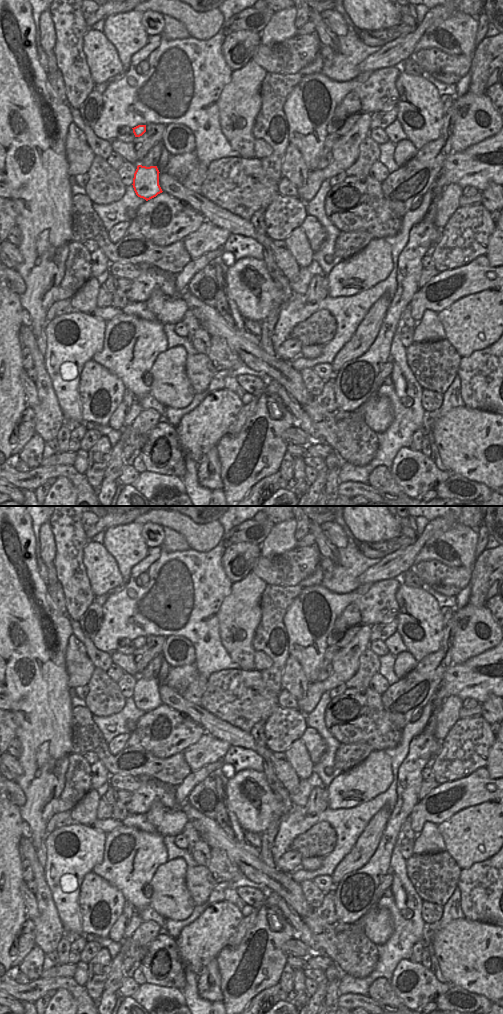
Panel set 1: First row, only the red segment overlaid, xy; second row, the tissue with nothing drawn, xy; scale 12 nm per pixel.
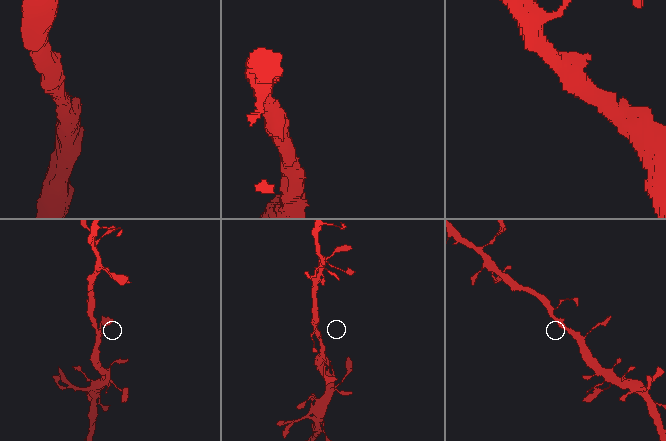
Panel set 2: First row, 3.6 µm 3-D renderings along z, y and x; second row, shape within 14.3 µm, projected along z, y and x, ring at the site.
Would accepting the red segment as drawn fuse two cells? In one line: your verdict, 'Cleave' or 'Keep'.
Keep

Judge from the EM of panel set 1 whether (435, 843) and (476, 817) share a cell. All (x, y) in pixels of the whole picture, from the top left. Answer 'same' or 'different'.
different

